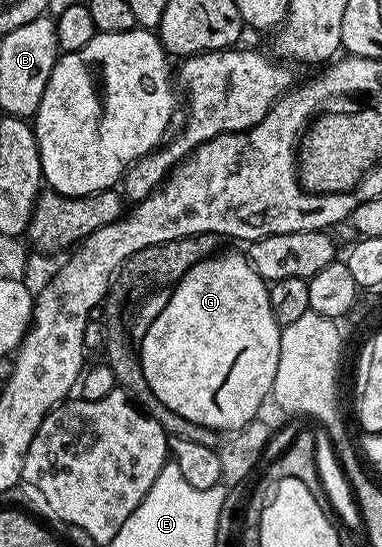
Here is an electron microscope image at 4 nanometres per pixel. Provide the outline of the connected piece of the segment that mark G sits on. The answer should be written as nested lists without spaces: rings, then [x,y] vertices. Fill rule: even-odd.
[[[221,252],[218,256],[209,256],[198,264],[193,264],[172,285],[169,293],[169,301],[166,308],[147,330],[139,341],[139,355],[141,358],[141,375],[146,389],[153,391],[153,400],[163,402],[170,410],[175,410],[179,418],[187,418],[187,422],[199,422],[199,426],[214,428],[222,434],[232,434],[244,424],[250,424],[258,419],[260,406],[270,399],[275,382],[275,370],[279,370],[279,342],[281,341],[282,325],[278,324],[275,314],[272,312],[271,298],[269,297],[270,285],[265,281],[250,262],[248,255],[241,252]]]

